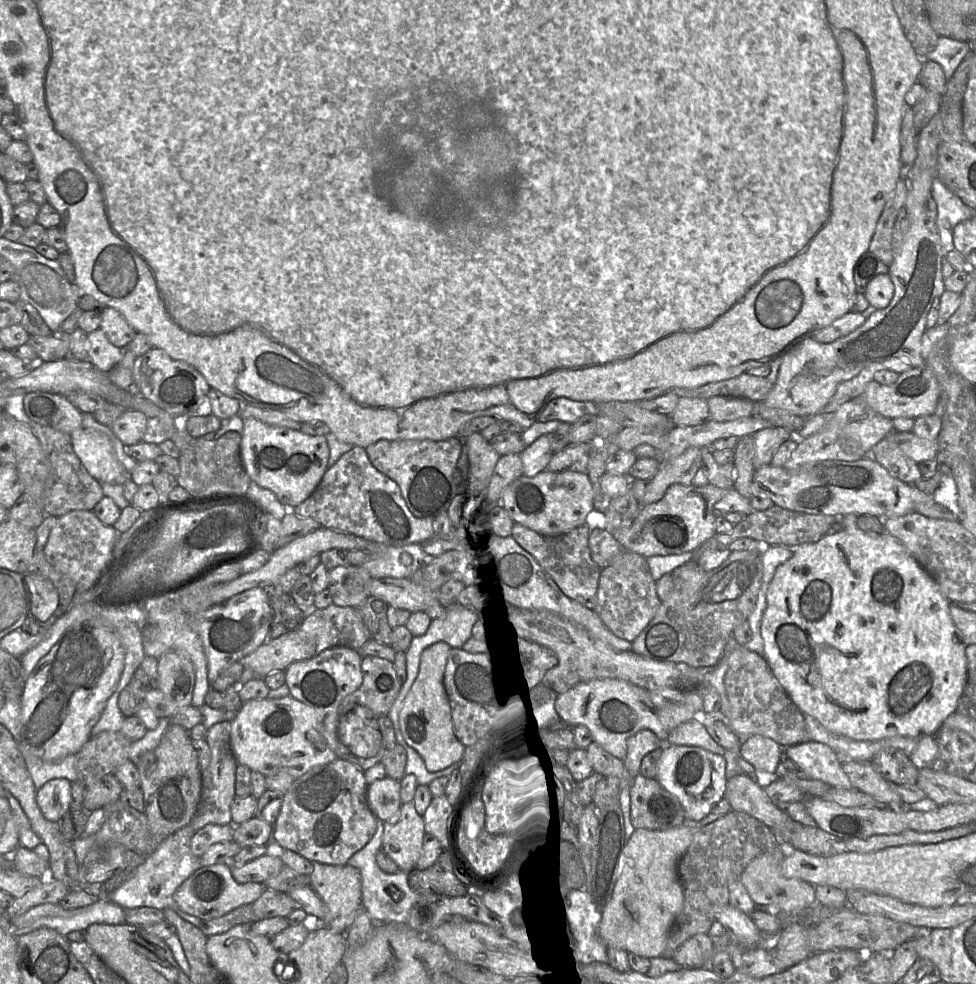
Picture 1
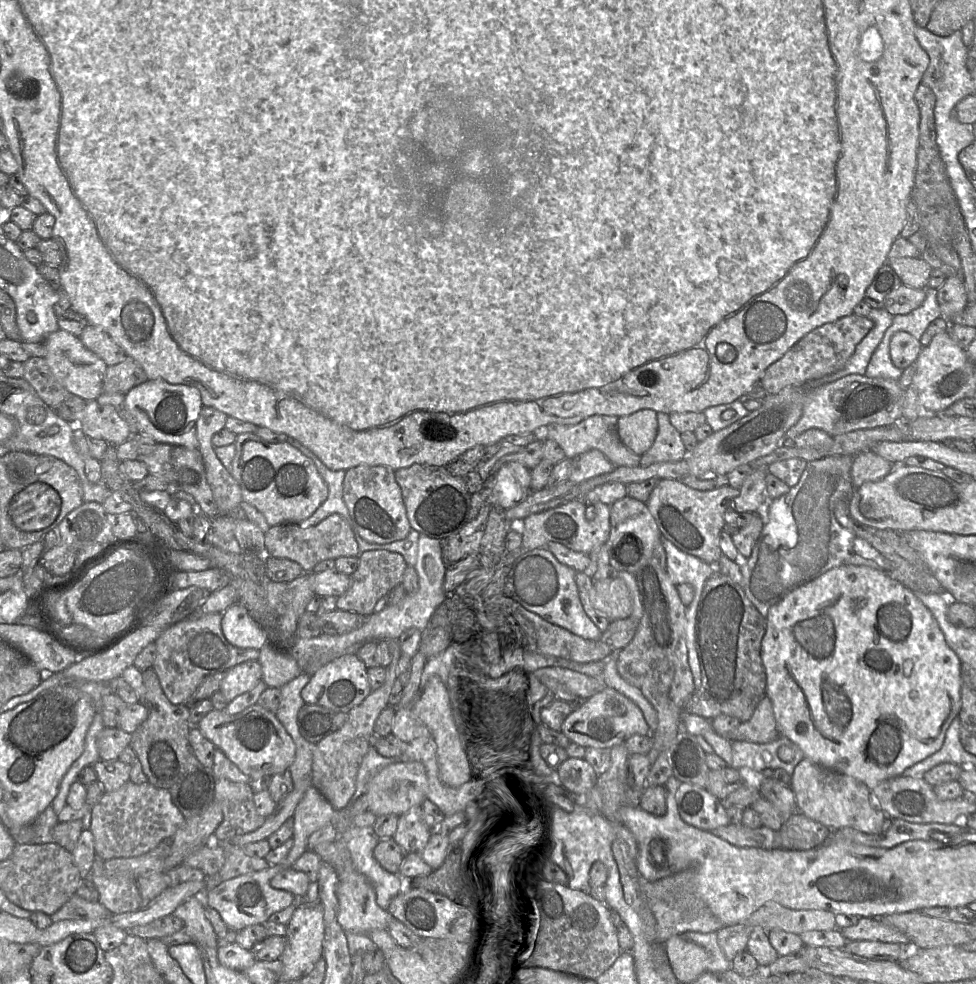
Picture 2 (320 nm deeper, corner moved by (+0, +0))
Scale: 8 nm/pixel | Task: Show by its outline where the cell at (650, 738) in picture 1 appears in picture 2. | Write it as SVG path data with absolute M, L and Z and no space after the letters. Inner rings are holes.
M716 571L704 585L696 611L696 648L701 670L701 687L684 705L684 714L696 714L708 720L719 715L747 721L766 695L766 673L761 643L766 619L748 599L742 585Z

